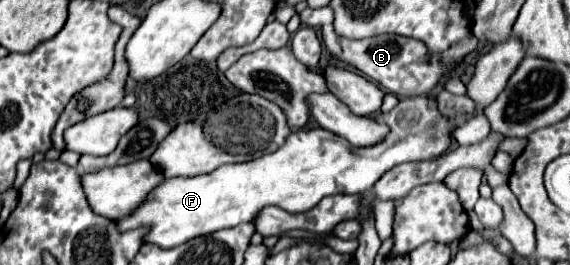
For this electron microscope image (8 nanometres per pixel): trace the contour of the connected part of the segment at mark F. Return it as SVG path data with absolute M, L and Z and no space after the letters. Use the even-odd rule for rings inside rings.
M417 96L411 100L399 100L393 110L379 112L375 118L389 126L389 134L381 144L355 148L341 136L323 128L297 130L287 138L287 144L273 154L243 164L227 164L203 176L165 180L151 192L145 204L141 204L131 216L119 220L117 226L119 230L131 230L151 224L145 242L153 242L161 248L175 248L191 238L251 222L263 206L279 206L297 214L315 208L325 196L369 192L393 166L437 158L451 146L451 128L439 112L435 98Z

